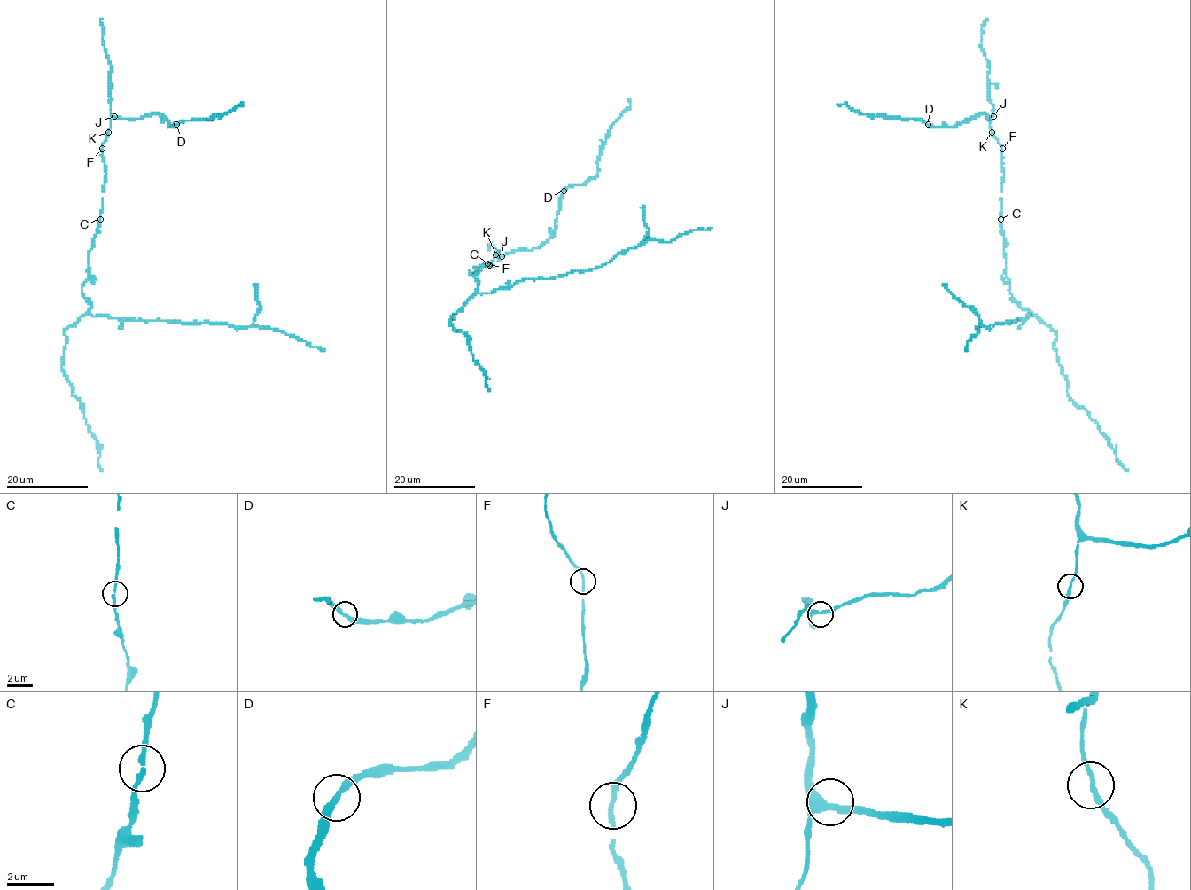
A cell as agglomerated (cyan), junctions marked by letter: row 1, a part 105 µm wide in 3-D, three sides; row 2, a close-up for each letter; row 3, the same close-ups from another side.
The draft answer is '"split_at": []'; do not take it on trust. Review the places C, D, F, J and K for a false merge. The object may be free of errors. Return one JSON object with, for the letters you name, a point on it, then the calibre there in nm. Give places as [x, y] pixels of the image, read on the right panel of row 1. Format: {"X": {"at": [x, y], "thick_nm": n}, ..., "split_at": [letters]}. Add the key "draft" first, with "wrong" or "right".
{"draft": "right", "split_at": []}

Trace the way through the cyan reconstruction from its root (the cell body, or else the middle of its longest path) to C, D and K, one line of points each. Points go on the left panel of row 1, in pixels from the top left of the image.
C: (96, 231), (99, 219)
D: (96, 231), (105, 177), (102, 144), (110, 120), (159, 113), (170, 126), (176, 124)
K: (96, 231), (105, 177), (102, 144), (108, 132)

